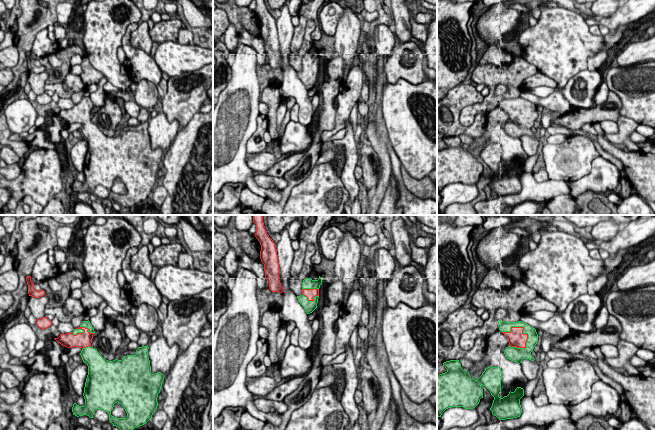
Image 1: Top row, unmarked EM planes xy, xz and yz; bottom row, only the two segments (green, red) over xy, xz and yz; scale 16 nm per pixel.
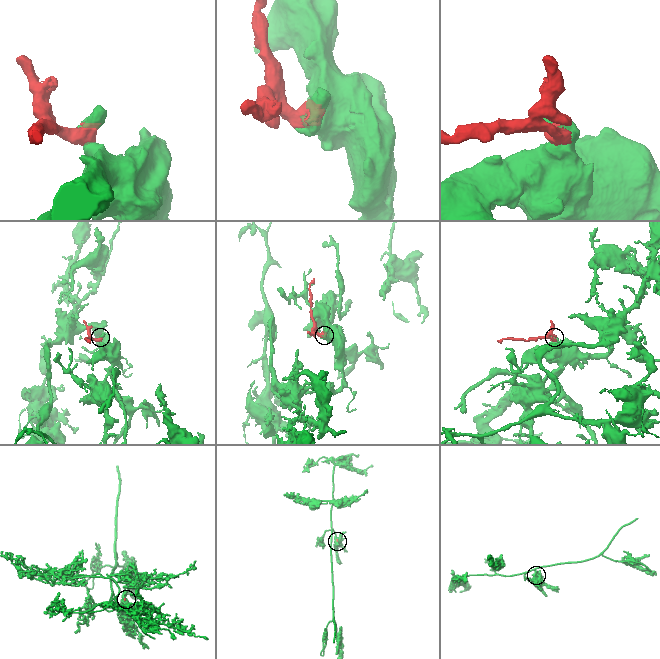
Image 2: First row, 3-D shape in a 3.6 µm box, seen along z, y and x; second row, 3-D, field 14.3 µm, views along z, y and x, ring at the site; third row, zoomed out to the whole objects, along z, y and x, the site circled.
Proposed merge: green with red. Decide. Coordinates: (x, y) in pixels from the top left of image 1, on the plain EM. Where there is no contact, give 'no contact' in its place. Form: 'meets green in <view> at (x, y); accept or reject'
meets green in yz at (522, 102); accept

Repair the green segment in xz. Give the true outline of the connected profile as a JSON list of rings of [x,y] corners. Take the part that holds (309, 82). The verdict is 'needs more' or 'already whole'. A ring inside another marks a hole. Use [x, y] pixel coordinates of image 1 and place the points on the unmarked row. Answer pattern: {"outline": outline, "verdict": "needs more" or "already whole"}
{"outline": [[[320,52],[318,56],[306,54],[302,58],[302,70],[297,72],[297,74],[307,90],[312,89],[317,84],[319,64],[321,60],[322,55]]], "verdict": "needs more"}

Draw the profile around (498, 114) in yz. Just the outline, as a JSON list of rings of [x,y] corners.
[[[497,106],[495,109],[490,111],[485,118],[488,120],[489,123],[493,124],[496,124],[498,122],[509,122],[508,114],[500,106]]]

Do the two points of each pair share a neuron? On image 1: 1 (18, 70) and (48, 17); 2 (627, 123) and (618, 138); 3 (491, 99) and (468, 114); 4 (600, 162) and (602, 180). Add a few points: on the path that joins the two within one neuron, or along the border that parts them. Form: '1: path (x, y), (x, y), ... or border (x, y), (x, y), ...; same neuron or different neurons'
1: path (22, 55), (23, 33), (33, 24); same neuron
2: path (626, 127), (622, 134); same neuron
3: path (485, 105), (481, 109), (474, 110); same neuron
4: path (600, 166), (602, 176); same neuron

